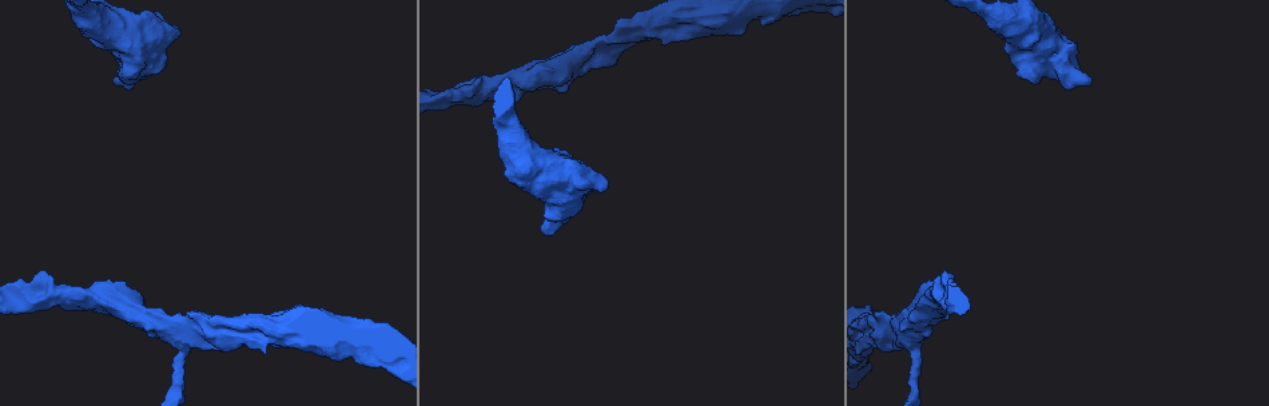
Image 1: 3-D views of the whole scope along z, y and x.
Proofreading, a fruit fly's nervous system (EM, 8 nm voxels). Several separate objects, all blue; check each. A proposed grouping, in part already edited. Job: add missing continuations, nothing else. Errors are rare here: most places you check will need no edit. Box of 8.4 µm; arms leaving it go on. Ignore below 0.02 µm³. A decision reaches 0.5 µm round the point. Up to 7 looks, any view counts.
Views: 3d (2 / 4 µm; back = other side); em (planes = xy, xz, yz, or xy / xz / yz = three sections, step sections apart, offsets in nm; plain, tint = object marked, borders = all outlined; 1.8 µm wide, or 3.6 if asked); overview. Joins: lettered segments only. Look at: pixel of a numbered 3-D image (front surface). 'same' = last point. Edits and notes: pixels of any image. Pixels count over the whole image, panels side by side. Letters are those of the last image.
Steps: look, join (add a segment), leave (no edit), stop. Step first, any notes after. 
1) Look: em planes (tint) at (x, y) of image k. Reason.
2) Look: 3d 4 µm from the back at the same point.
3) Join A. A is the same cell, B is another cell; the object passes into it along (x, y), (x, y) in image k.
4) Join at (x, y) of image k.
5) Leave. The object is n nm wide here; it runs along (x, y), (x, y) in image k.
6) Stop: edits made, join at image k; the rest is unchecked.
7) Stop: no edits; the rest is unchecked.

Look: em yz step 16 (borders) at (83, 310) of image 1. Free end.

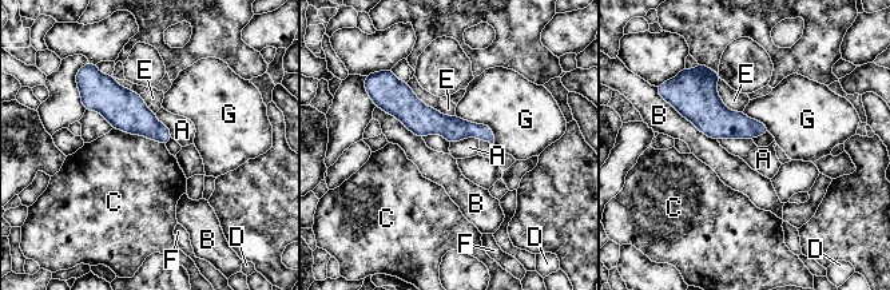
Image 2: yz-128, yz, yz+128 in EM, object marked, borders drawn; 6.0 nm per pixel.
Leave. A, B, C, D, E, F and G are other cells; it runs along (381, 102), (491, 139) in image 2; none of them fits.

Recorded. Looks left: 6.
Look: em yz step 4 (tint) at (546, 232) of image 1. Thick end.

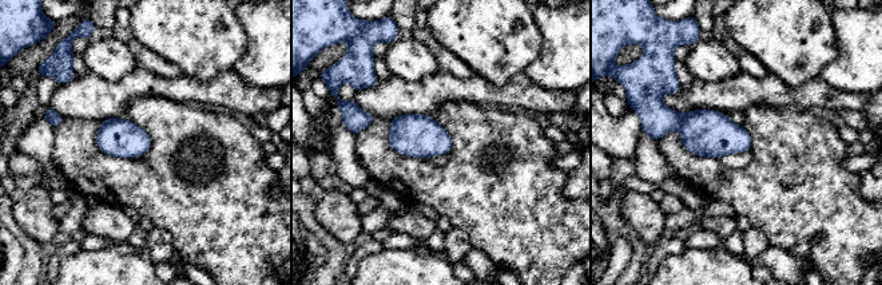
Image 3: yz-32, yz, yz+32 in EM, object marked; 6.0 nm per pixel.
Look: em planes (borders) at the same point. Another direction.

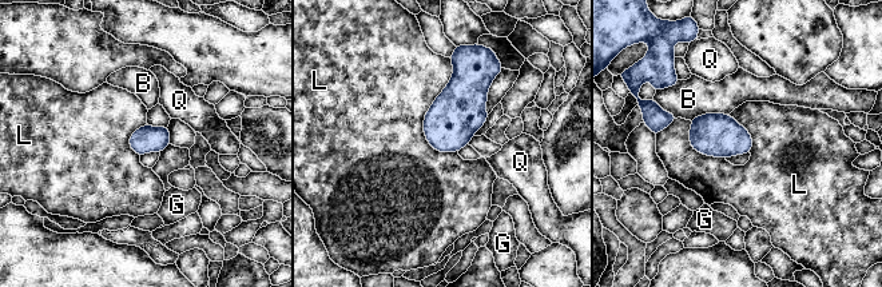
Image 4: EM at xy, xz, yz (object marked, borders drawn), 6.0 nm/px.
Leave. B, G, L and Q are other cells; no lettered segment goes on from it.

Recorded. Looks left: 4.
Stop: no edits; the rest is unchecked.

